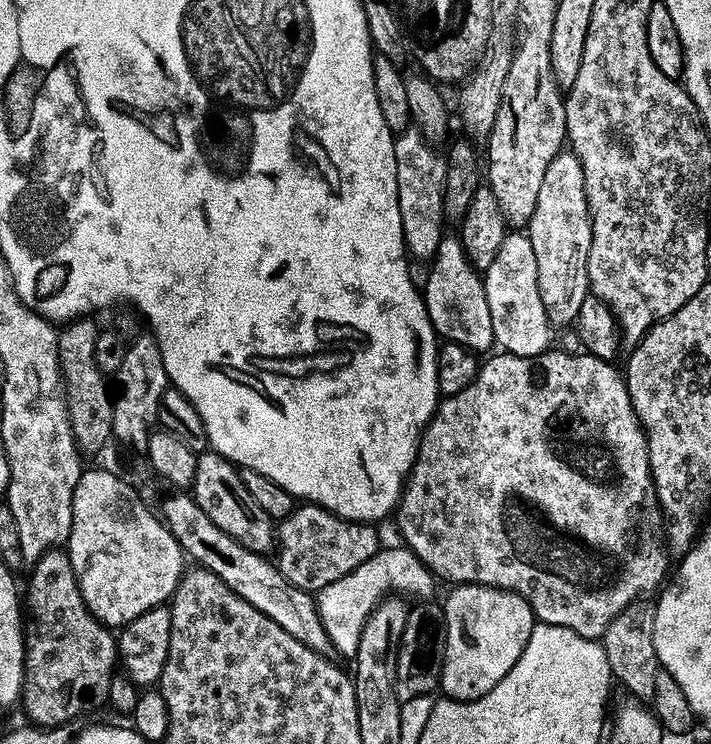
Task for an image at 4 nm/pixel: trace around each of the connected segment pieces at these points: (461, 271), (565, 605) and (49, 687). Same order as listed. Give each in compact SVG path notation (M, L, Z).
M446 238L440 244L440 252L432 264L426 303L428 317L445 341L460 344L477 354L493 351L491 348L492 344L494 348L497 343L498 329L494 326L494 318L490 318L490 302L486 298L484 277L469 262L459 239Z
M549 350L540 356L493 355L491 358L488 358L493 358L493 360L485 359L481 363L478 378L470 386L466 386L466 390L462 390L462 394L454 394L453 396L441 399L440 407L436 409L436 417L432 419L431 424L428 425L428 429L424 432L424 436L420 439L420 452L416 455L416 465L412 467L412 475L409 476L408 483L404 485L404 495L400 497L400 506L395 513L394 520L400 523L400 532L404 535L403 543L432 571L433 576L439 578L441 581L449 580L449 585L452 586L477 584L478 586L501 588L507 592L516 592L532 607L539 623L549 624L550 626L562 626L566 630L574 630L574 634L578 634L582 638L600 642L603 641L606 632L610 630L612 623L626 609L632 607L637 602L643 601L645 598L655 597L665 587L666 581L670 576L670 571L668 572L670 553L667 547L662 546L661 541L660 544L656 541L656 532L652 529L652 519L658 516L660 512L660 500L656 497L656 484L652 481L652 467L650 466L650 454L648 453L648 435L645 434L644 428L640 425L640 419L632 405L632 399L628 393L627 379L622 375L621 369L620 372L616 369L617 365L615 363L599 360L599 358L589 354L575 356L572 352L556 351Z
M64 550L50 551L31 569L32 581L26 592L26 631L24 634L24 691L22 709L37 728L63 728L71 720L109 703L110 686L118 672L118 640L86 606L80 580L72 565L71 555Z

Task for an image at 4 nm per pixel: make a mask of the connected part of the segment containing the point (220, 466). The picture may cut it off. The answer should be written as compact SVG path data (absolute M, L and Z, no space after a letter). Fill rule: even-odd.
M214 451L199 453L198 472L190 489L190 495L202 506L203 512L210 517L210 522L222 530L222 534L230 534L234 542L246 546L246 550L268 554L277 547L278 528L271 516L258 506L257 500L250 495L244 485L244 478L236 465Z

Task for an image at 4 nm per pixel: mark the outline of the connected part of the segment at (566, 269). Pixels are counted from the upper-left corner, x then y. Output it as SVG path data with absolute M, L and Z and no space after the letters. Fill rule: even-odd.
M565 150L554 162L550 162L550 170L546 170L546 178L542 182L542 190L538 193L538 210L534 210L534 218L526 229L532 240L534 255L538 257L538 290L542 290L542 304L546 306L546 314L550 318L553 329L560 330L577 323L582 304L591 293L590 286L590 246L594 242L592 233L592 215L586 198L586 178L582 170L582 162L575 152Z

